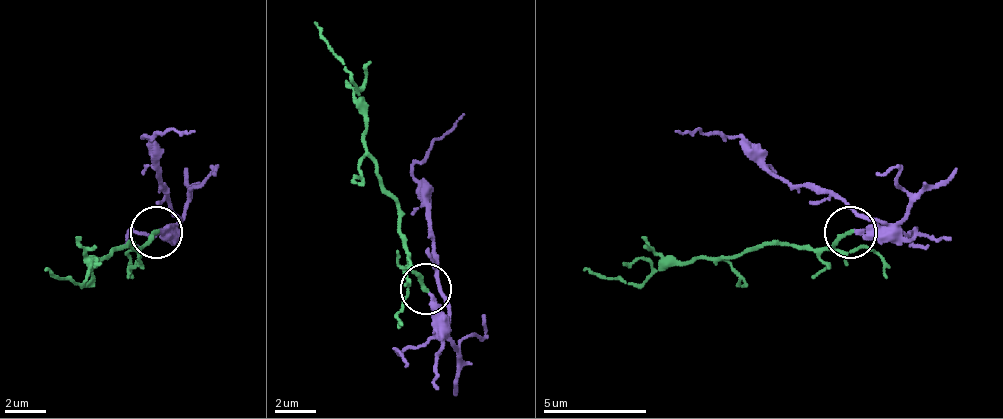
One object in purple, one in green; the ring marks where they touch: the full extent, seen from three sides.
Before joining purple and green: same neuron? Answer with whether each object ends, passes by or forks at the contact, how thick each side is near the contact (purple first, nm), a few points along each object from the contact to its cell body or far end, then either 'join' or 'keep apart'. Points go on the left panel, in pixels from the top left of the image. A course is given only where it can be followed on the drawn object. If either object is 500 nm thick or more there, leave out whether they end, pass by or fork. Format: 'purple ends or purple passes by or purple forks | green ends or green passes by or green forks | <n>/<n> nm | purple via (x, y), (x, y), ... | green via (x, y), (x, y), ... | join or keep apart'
purple ends | green ends | 260/200 nm | purple via (157, 230), (168, 230), (178, 220), (163, 189), (157, 148), (142, 137), (194, 132) | green via (157, 230), (142, 246), (95, 256), (95, 261), (80, 282), (44, 267) | join

